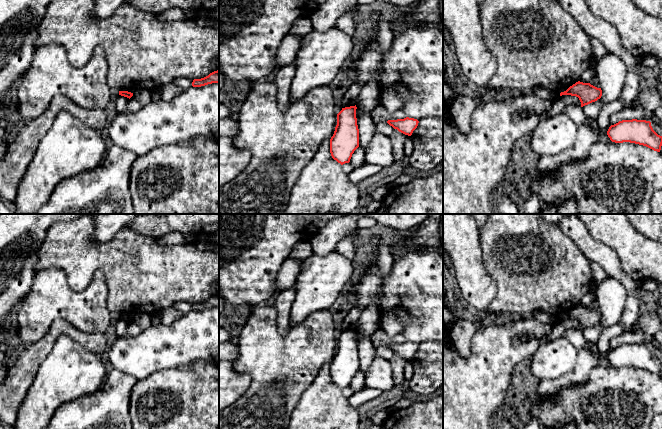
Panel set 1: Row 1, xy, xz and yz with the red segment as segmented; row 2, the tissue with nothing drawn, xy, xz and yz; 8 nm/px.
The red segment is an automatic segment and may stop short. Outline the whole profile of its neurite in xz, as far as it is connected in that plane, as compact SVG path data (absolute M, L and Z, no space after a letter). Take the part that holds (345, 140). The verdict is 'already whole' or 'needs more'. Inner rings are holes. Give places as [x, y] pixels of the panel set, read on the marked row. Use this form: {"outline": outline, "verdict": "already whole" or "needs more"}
{"outline": "M356 105L342 108L337 114L337 125L330 139L330 153L341 165L349 163L354 151L359 147L359 129Z", "verdict": "already whole"}

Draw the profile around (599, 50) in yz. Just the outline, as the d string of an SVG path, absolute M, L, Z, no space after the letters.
M591 37L591 46L592 46L592 52L593 52L593 59L596 61L603 58L605 55L608 55L608 49L607 47L598 39Z

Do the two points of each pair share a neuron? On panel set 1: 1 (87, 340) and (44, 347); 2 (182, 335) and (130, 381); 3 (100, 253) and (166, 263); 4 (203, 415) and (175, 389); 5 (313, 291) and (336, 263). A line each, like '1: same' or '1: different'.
1: same
2: different
3: same
4: same
5: same

